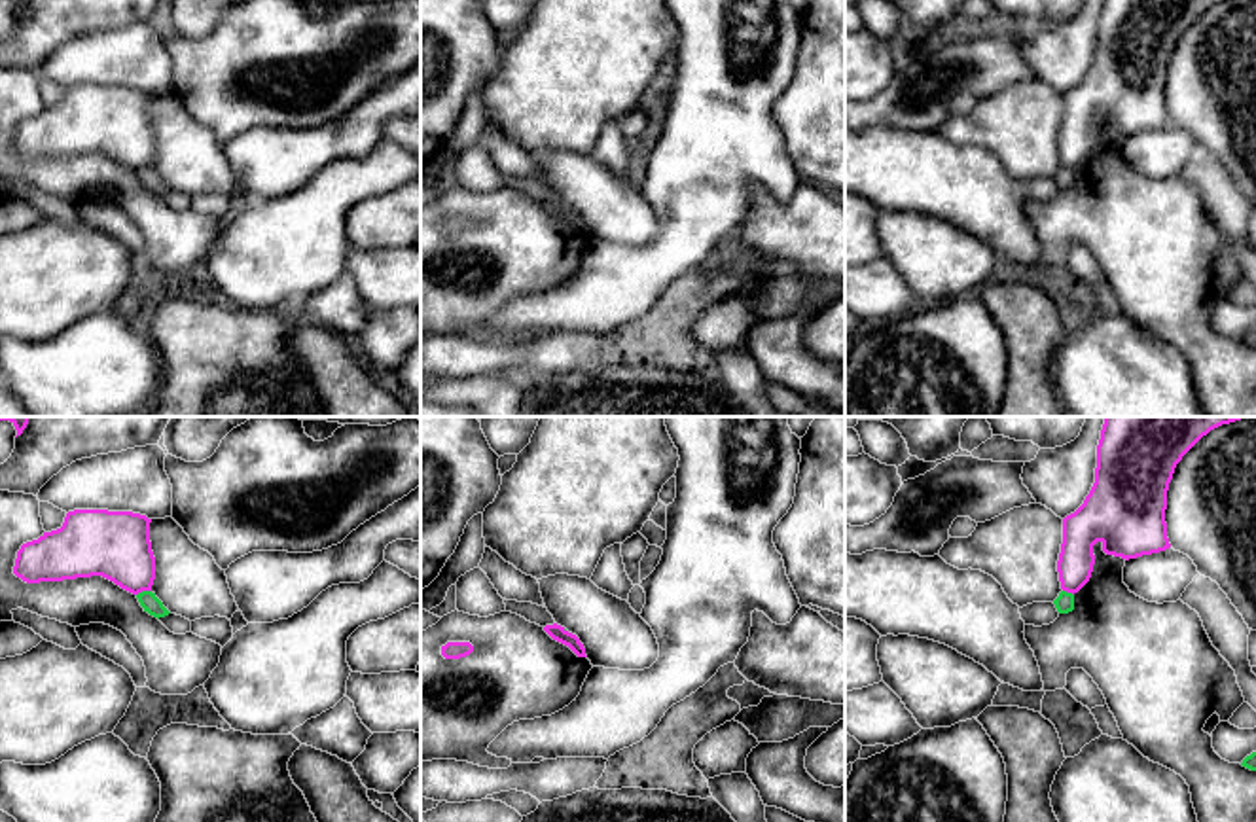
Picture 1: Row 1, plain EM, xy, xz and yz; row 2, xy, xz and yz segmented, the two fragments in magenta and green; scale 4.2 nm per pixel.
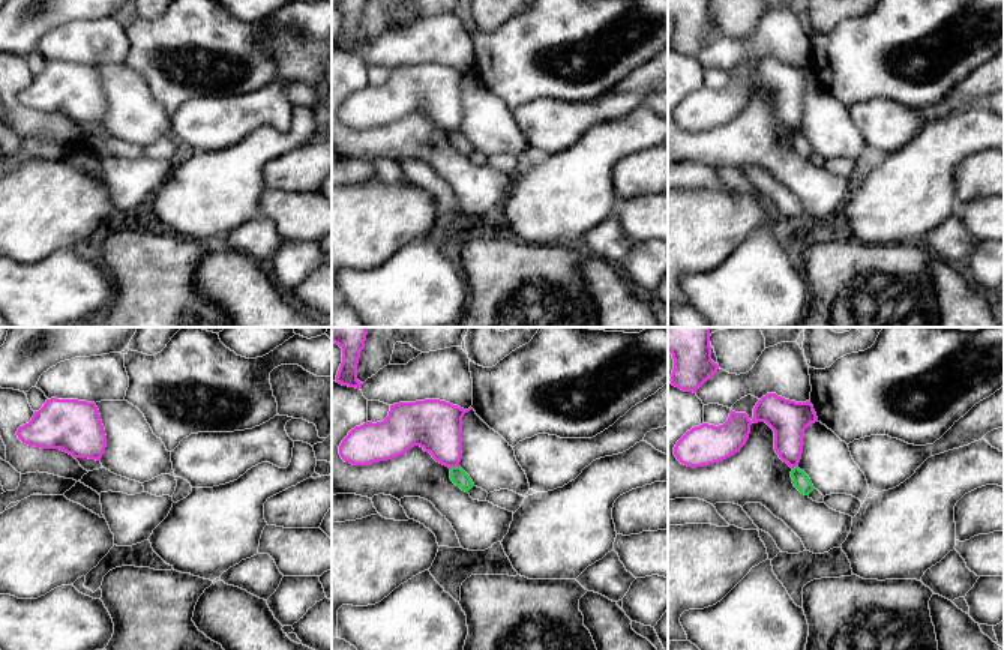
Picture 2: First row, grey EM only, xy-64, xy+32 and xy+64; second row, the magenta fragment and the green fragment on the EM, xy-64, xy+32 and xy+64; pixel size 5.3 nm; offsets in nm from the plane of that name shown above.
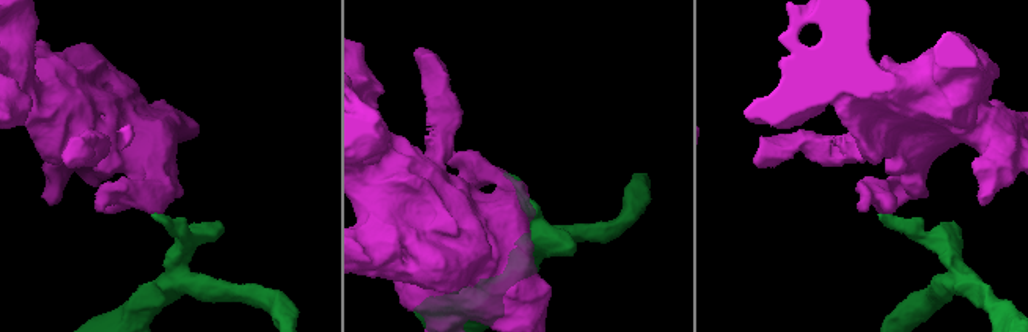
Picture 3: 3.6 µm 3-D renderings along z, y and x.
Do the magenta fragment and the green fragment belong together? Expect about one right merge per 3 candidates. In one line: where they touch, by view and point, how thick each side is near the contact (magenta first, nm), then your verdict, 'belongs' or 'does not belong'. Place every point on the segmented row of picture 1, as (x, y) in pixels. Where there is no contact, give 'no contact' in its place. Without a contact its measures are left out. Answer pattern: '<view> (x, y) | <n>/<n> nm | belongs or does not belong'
xy (143, 589) | 280/80 nm | does not belong

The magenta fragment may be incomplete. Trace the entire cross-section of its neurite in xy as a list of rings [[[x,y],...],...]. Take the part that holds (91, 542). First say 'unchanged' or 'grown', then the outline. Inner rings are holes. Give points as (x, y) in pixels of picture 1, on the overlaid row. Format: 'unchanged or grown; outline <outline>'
unchanged; outline [[[68,511],[61,528],[21,545],[13,574],[27,583],[102,576],[133,595],[152,591],[150,523],[133,511]]]

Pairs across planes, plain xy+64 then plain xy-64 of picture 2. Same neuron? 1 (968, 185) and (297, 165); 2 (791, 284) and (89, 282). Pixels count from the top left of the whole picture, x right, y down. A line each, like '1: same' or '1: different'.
1: same
2: same

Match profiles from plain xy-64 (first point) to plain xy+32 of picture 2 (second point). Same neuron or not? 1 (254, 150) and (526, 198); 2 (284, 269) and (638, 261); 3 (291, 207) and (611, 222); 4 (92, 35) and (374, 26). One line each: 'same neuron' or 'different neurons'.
1: same neuron
2: same neuron
3: different neurons
4: different neurons

